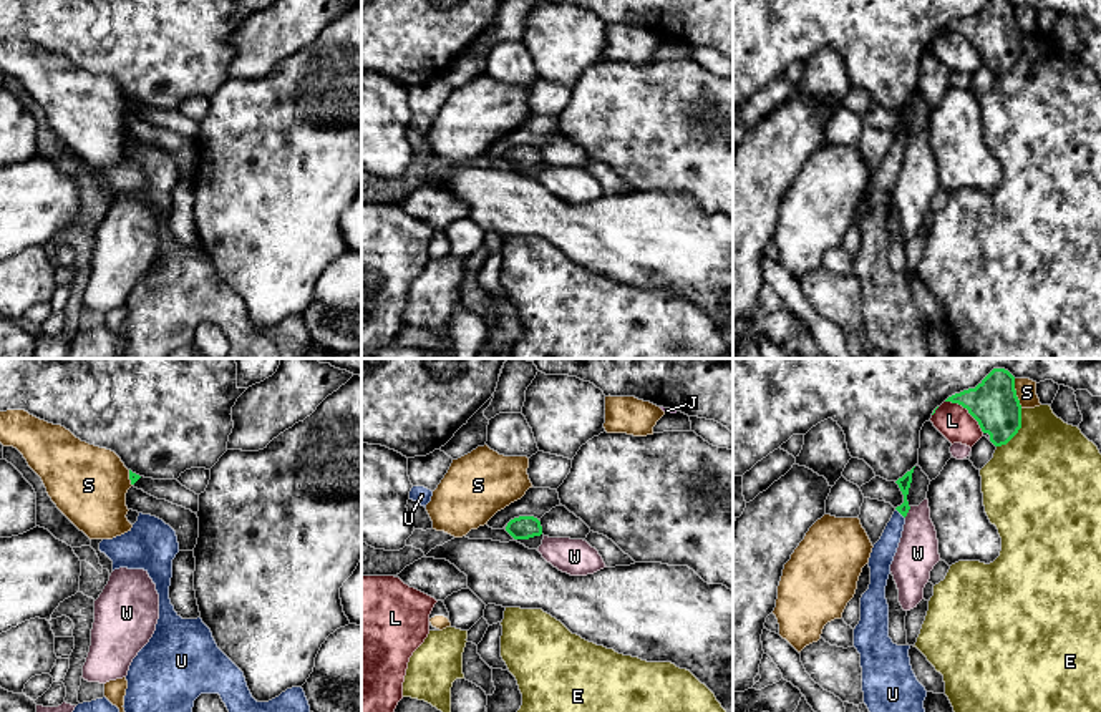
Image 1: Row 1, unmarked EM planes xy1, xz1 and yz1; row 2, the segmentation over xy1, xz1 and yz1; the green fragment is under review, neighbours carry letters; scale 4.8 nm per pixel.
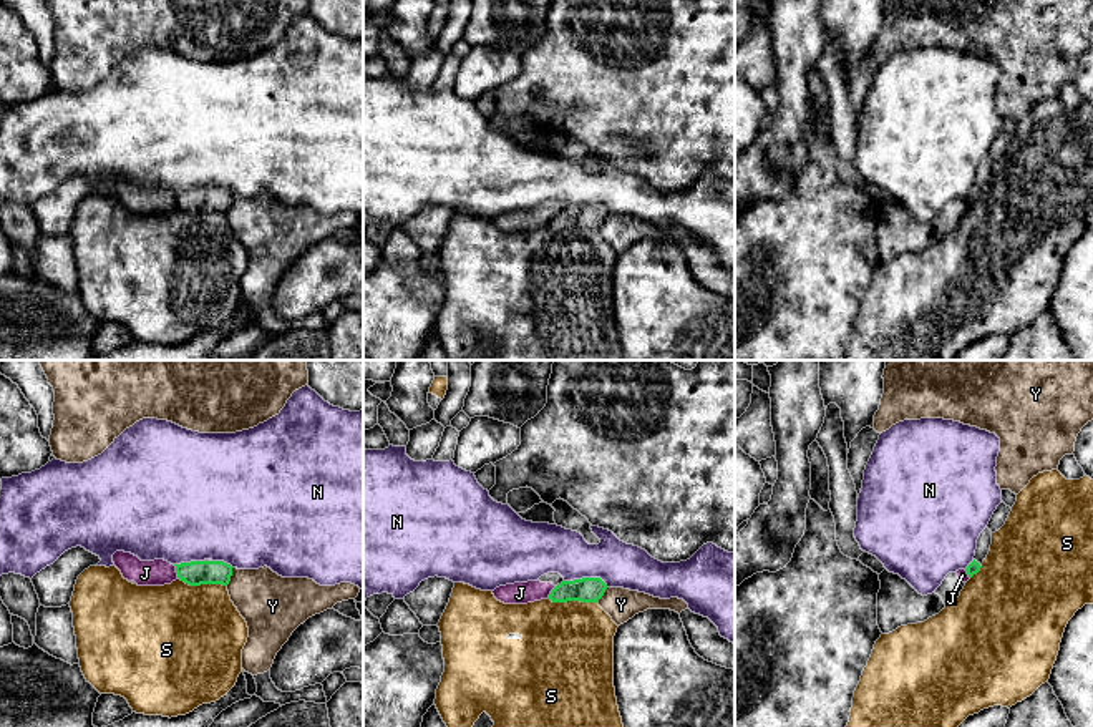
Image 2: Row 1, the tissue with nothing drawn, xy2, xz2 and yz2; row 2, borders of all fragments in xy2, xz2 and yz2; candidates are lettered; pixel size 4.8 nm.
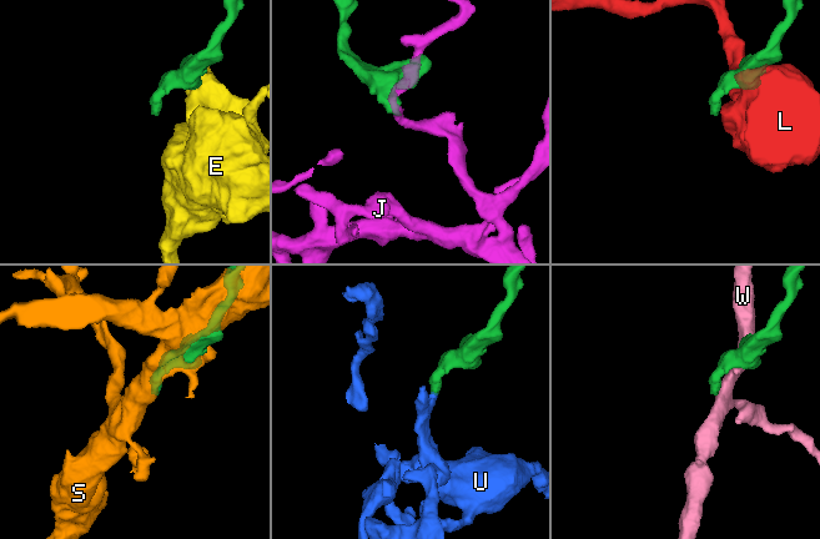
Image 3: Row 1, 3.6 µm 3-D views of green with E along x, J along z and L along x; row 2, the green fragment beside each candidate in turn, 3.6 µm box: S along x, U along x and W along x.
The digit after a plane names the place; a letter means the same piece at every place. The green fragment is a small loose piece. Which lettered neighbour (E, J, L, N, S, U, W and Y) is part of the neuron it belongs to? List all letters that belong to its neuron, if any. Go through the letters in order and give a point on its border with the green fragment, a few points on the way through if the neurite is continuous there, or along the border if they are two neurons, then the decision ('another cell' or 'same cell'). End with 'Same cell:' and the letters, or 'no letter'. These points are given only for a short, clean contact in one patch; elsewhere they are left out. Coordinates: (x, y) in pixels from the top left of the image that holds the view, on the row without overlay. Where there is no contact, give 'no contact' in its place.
E: contact yz1 (1018, 57); another cell
J: contact xy2 (176, 200); border xy2 (173, 193), (179, 206); another cell
L: contact yz1 (967, 37); another cell
N: contact xz2 (586, 206); border xz2 (564, 208), (599, 206), (607, 214); another cell
S: contact xz2 (573, 228); another cell
U: contact yz1 (899, 140); way yz1 (904, 112), (899, 140), (884, 178); same cell
W: contact yz1 (907, 140); another cell
Y: contact xy2 (231, 203); another cell
Same cell: U

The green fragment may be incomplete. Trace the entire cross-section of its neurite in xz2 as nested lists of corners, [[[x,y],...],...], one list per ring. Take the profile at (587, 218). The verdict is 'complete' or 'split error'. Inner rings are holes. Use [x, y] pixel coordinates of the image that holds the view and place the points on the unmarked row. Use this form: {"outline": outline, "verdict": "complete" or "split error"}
{"outline": [[[582,206],[574,209],[562,209],[557,212],[547,227],[552,231],[599,231],[604,224],[607,212],[600,206]]], "verdict": "complete"}

